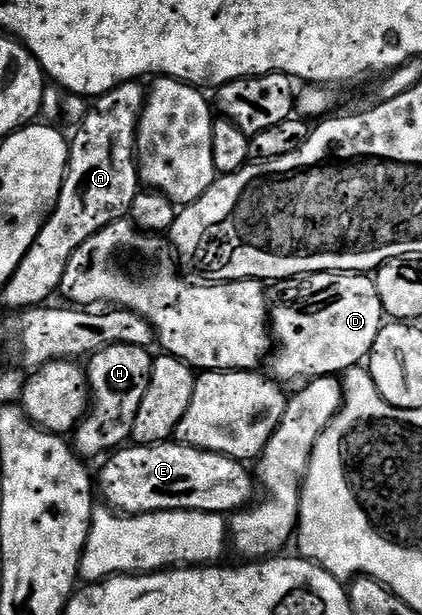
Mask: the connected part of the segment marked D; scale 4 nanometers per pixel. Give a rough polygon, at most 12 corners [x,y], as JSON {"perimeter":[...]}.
{"perimeter":[[318,272],[270,308],[275,379],[367,361],[375,279]]}

